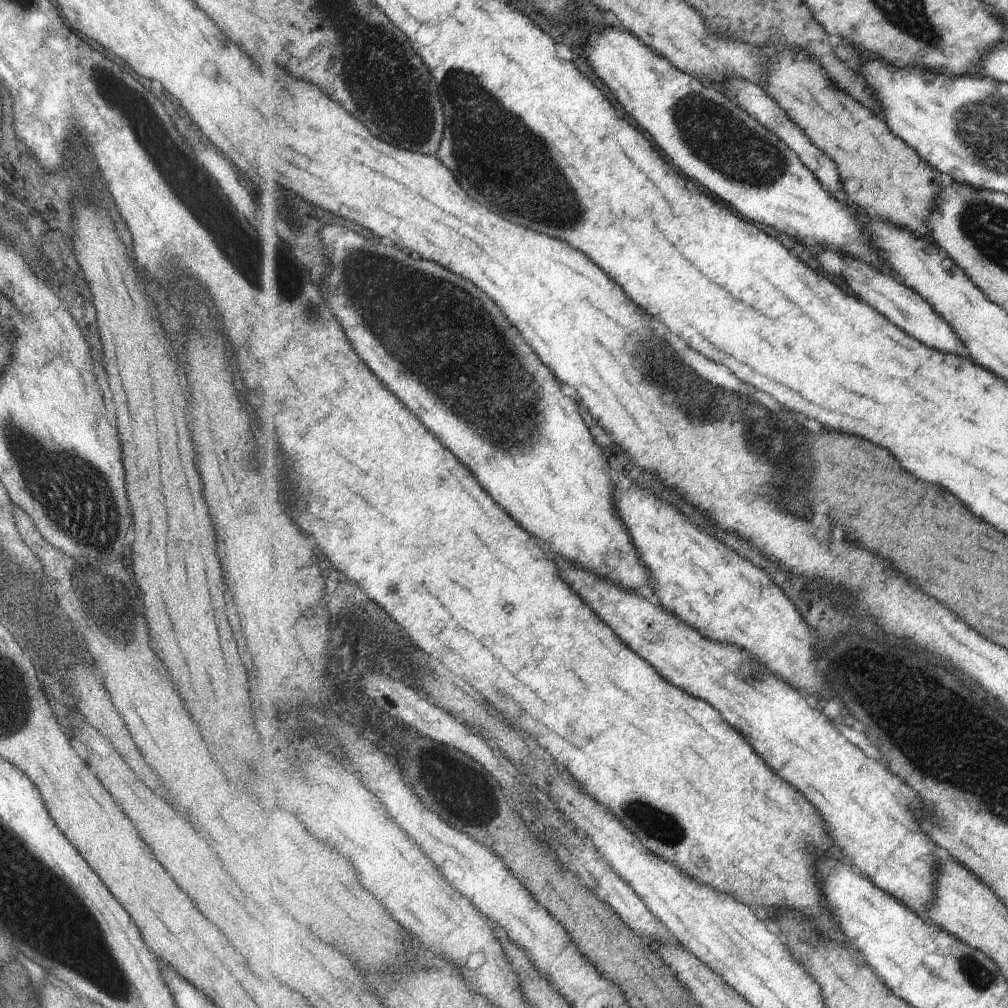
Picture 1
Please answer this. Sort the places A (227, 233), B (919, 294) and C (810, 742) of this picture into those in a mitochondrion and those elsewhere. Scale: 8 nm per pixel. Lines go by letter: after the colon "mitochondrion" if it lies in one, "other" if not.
A: mitochondrion
B: other
C: other

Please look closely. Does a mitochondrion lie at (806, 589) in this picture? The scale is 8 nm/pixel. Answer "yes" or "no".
no

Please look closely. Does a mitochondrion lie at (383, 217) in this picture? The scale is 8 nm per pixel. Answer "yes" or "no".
no

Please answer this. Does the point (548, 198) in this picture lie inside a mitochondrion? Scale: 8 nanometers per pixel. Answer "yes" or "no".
yes

